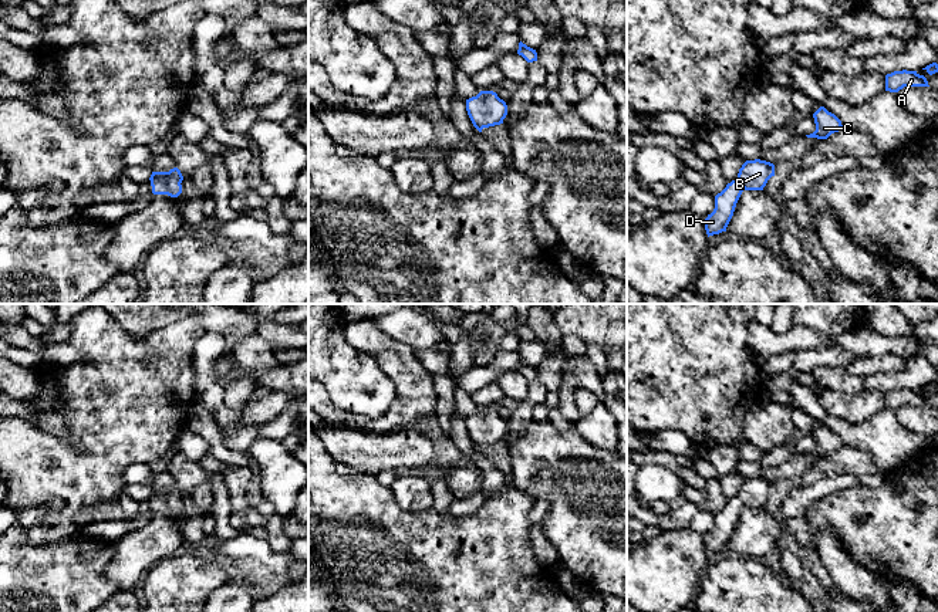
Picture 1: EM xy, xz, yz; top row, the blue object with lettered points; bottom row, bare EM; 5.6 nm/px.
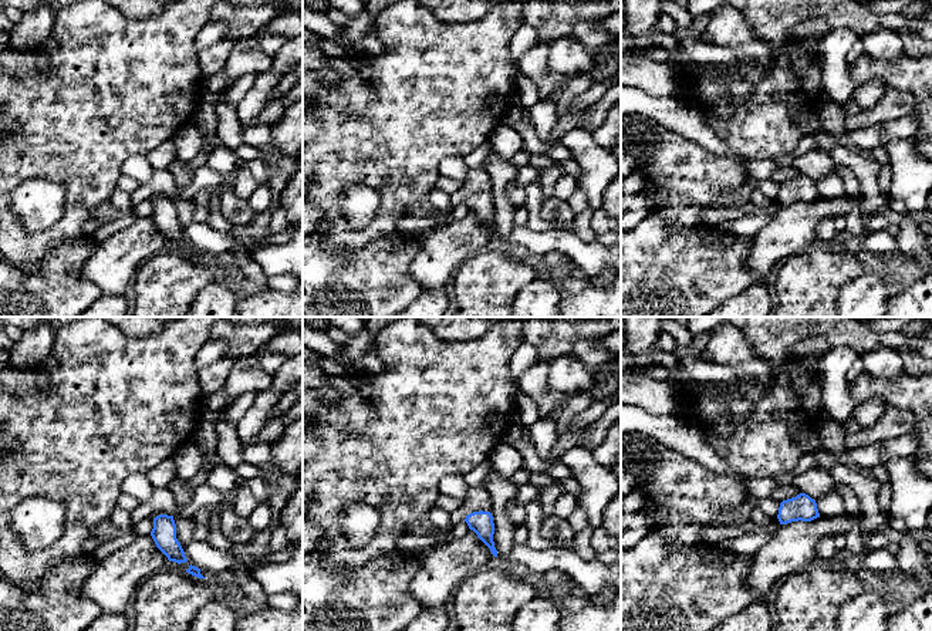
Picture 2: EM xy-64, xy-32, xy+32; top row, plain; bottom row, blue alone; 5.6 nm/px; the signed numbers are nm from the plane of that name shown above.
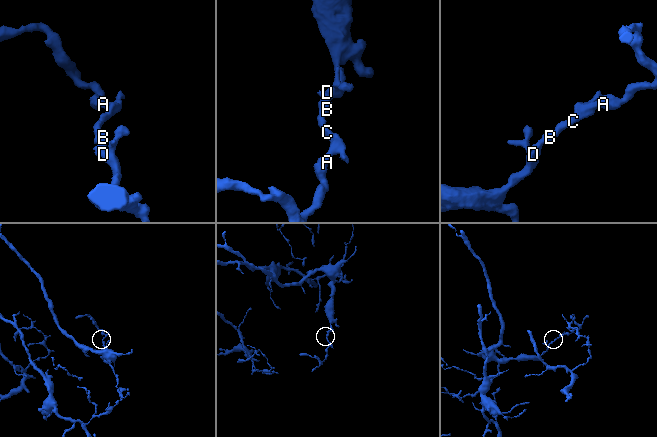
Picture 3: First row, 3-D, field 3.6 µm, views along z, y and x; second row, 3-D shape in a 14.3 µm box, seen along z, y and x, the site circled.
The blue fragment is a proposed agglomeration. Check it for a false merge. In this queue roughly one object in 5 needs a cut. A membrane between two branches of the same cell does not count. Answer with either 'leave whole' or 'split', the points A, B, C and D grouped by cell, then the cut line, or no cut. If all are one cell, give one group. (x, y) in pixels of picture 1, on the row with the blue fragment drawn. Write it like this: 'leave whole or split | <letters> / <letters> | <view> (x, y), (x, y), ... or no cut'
leave whole | A B C D | no cut

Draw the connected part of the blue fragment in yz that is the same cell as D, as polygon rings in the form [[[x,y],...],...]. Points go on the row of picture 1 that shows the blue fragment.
[[[760,159],[746,160],[738,177],[715,196],[715,209],[704,222],[708,237],[726,231],[743,190],[763,190],[772,176],[775,176],[773,163]]]

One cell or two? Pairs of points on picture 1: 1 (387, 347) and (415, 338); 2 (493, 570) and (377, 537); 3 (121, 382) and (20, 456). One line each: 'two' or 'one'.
1: two
2: one
3: one

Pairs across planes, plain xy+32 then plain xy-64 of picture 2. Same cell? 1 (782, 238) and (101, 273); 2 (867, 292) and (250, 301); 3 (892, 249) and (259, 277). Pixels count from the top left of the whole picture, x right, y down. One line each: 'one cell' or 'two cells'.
1: one cell
2: two cells
3: two cells

